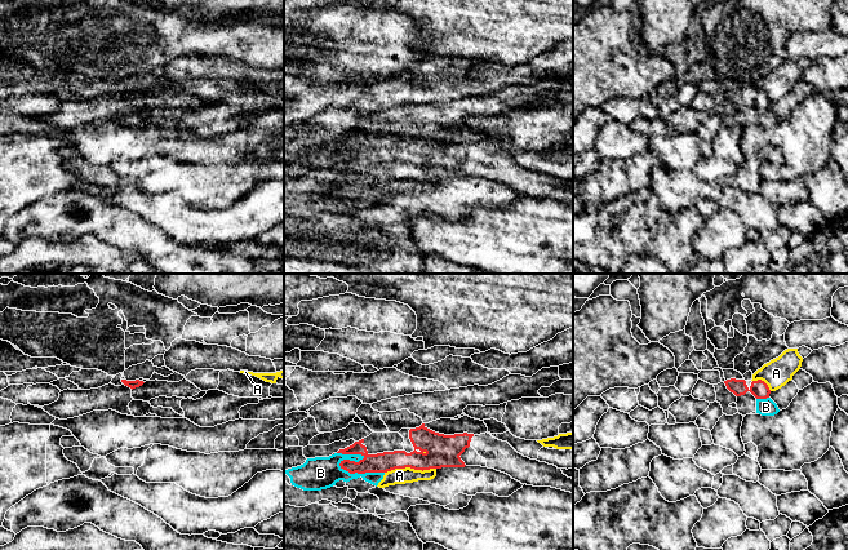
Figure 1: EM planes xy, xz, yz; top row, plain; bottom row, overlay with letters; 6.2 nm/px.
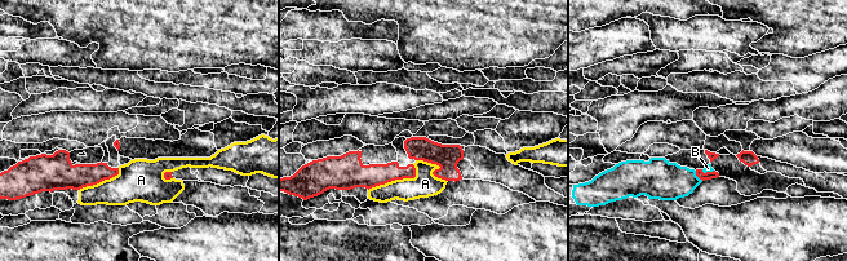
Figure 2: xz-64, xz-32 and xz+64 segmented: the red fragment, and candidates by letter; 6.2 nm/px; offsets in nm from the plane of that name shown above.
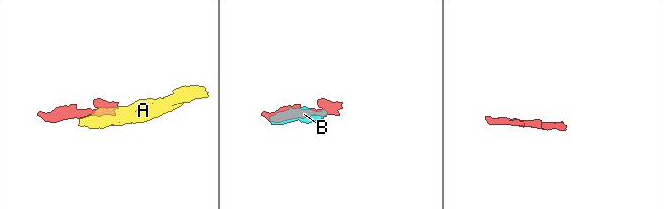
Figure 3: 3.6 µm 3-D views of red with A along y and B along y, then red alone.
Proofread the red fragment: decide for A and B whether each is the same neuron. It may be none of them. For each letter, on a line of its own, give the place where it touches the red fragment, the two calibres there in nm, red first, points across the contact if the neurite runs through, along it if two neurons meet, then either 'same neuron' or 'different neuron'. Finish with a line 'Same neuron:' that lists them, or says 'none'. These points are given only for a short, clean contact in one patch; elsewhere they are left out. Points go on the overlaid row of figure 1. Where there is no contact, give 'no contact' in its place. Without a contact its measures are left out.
A: contact xz (409, 466); calibres 200 and 100 nm; different neuron
B: contact xz (341, 462); calibres 130 and 200 nm; different neuron
Same neuron: none

